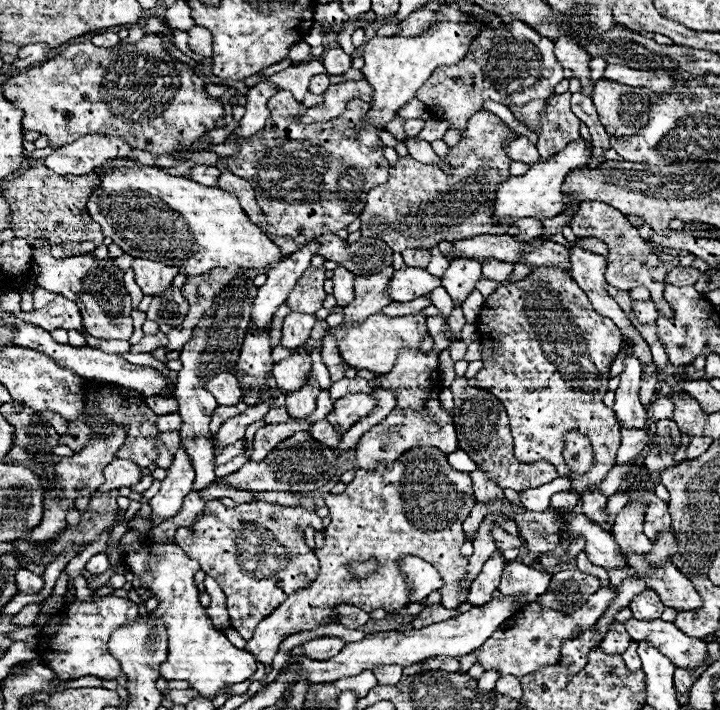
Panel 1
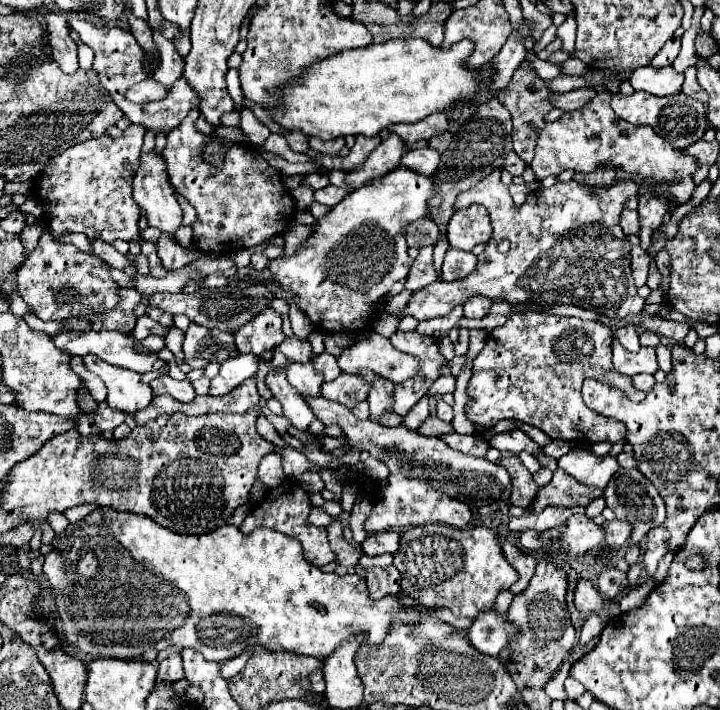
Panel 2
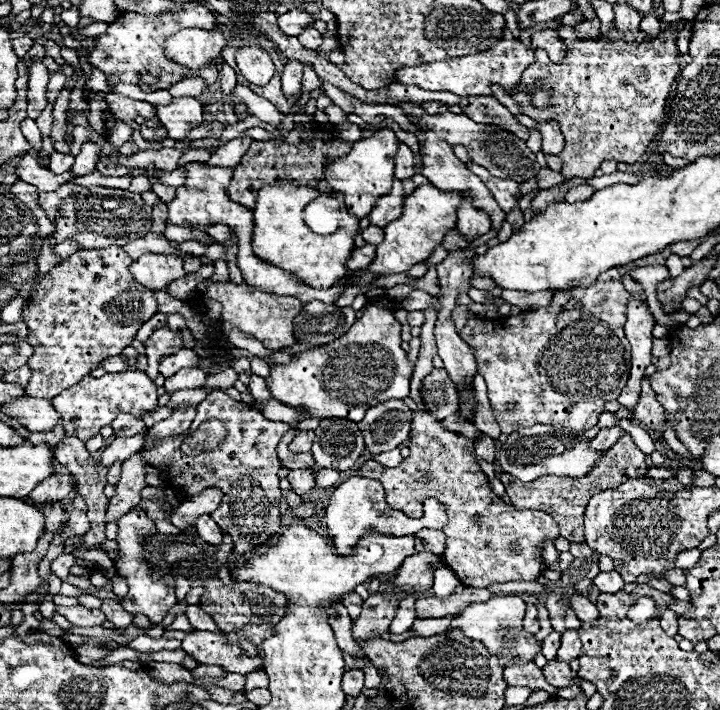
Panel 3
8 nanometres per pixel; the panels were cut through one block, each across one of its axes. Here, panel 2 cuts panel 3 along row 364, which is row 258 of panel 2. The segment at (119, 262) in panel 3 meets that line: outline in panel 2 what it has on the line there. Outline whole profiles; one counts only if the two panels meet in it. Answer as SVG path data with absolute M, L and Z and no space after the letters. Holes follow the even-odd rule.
M50 232L40 236L36 250L18 270L18 294L40 320L64 320L106 312L120 300L116 288L118 284L110 278L106 262L94 254L80 252L74 244L54 240Z

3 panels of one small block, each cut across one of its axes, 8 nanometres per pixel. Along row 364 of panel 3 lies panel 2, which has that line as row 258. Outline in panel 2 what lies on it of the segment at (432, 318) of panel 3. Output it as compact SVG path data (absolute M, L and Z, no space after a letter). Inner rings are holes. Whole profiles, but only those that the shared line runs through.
M424 246L424 248L420 248L418 258L414 260L414 264L410 268L404 288L414 292L414 290L420 290L420 288L436 282L436 280L438 280L438 276L436 276L434 262L432 262L432 246Z

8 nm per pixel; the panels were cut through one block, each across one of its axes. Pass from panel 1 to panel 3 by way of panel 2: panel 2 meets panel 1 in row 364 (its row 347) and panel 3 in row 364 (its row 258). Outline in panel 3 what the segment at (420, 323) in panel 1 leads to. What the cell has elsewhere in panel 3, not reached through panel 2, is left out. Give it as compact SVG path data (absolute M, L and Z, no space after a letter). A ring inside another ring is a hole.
M366 302L362 318L344 336L326 346L294 354L288 364L276 364L264 380L272 398L302 410L302 418L346 418L360 422L370 406L408 396L412 364L400 344L400 322L394 310L378 302Z

